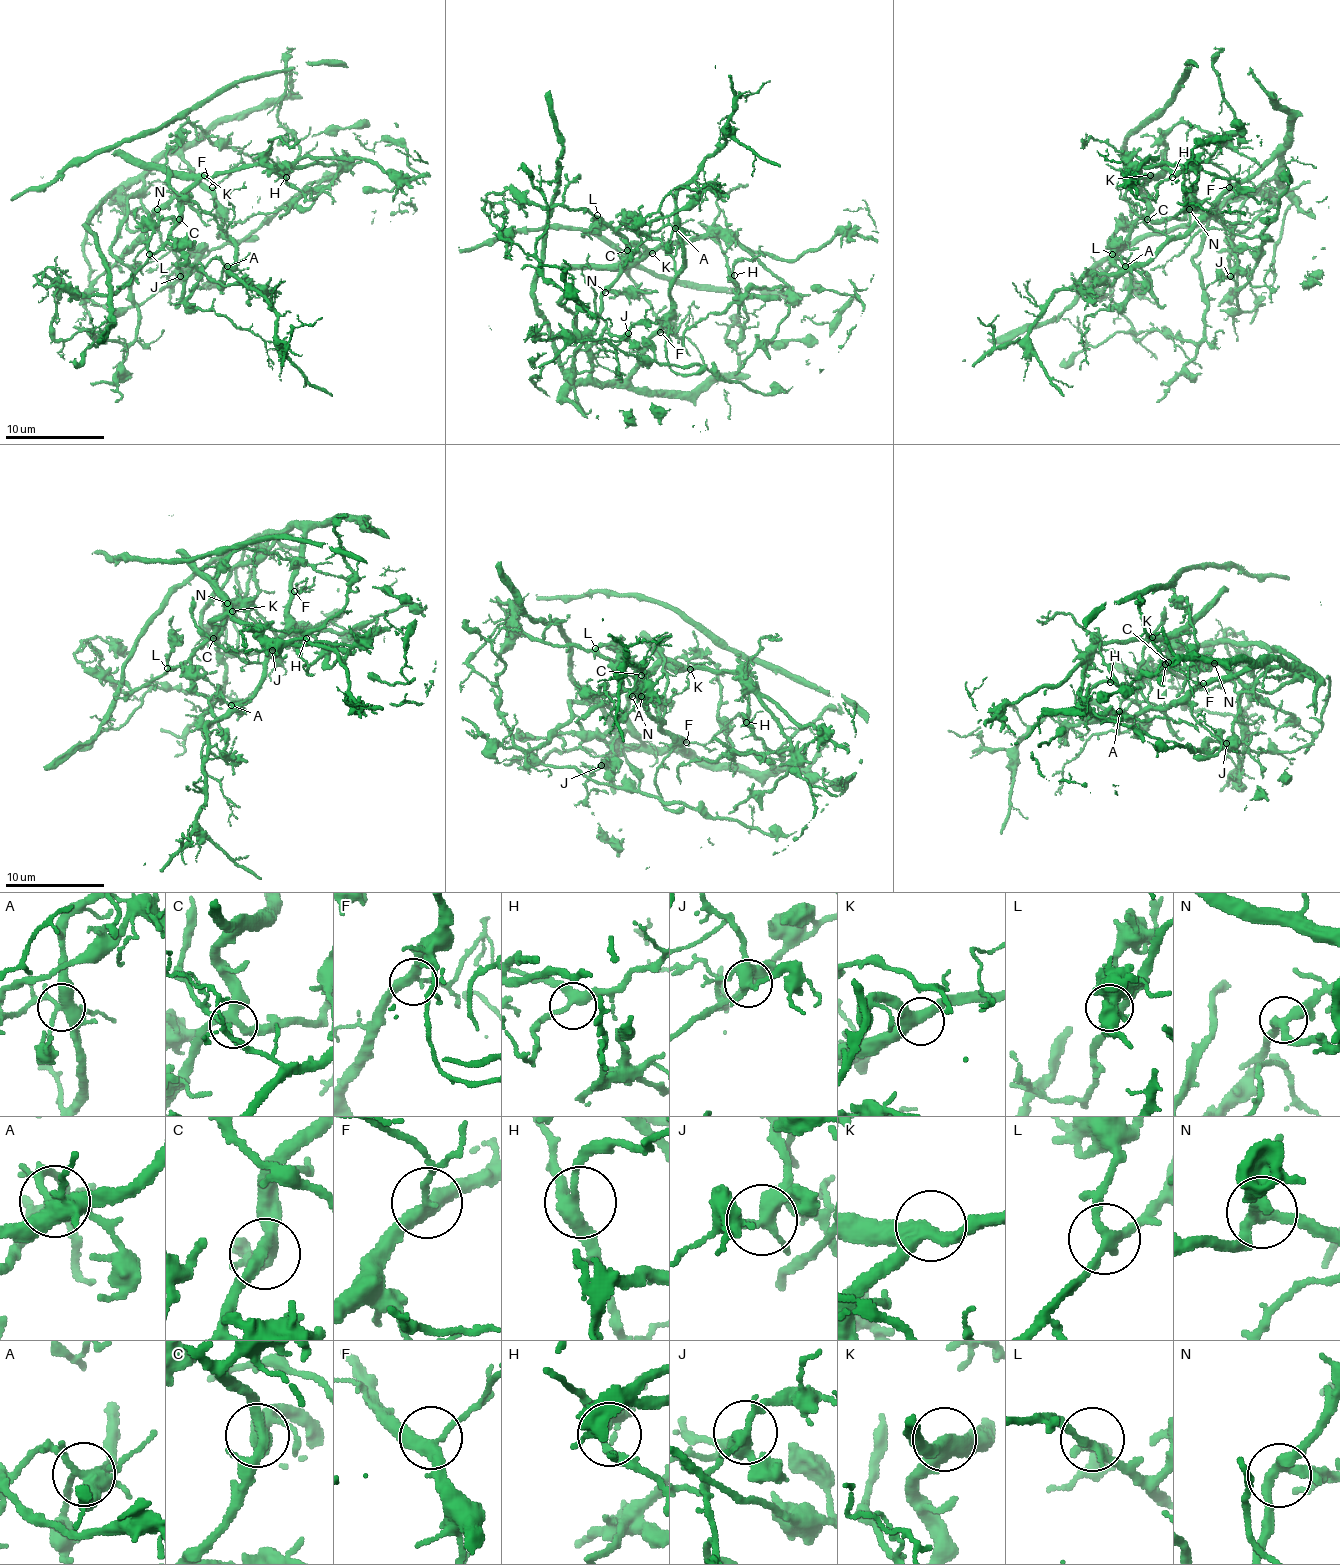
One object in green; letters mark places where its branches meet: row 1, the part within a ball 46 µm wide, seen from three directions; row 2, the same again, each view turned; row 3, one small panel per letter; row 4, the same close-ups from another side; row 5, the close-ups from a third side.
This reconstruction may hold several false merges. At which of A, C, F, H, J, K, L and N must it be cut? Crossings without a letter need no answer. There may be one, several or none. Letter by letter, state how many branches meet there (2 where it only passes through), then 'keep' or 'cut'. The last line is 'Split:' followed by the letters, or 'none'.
A: 7 branches meet; cut
C: 4 branches meet; keep
F: 3 branches meet; keep
H: 3 branches meet; keep
J: 5 branches meet; keep
K: 3 branches meet; keep
L: 3 branches meet; keep
N: 3 branches meet; keep
Split: A

